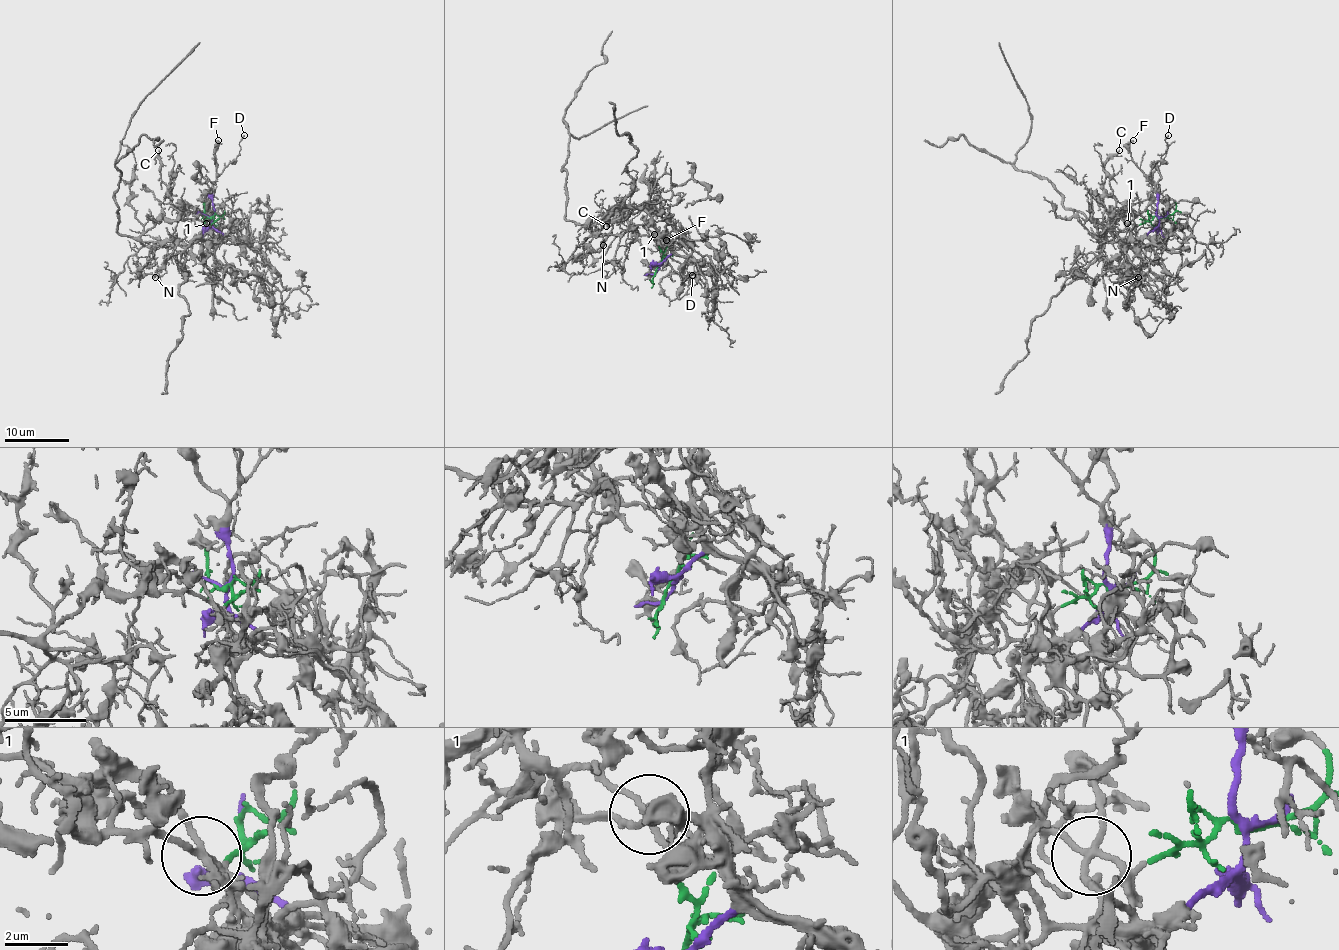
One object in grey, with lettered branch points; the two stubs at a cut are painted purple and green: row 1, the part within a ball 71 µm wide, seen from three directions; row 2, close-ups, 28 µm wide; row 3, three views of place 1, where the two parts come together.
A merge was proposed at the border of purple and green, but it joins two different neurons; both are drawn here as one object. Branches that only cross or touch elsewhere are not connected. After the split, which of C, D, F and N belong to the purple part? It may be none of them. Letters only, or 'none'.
D, F

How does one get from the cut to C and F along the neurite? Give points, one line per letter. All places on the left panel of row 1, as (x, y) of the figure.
C: (210, 217), (214, 220), (210, 225), (202, 220), (185, 219), (171, 204), (171, 194), (163, 181), (158, 149)
F: (210, 217), (214, 212), (213, 190), (218, 139)

